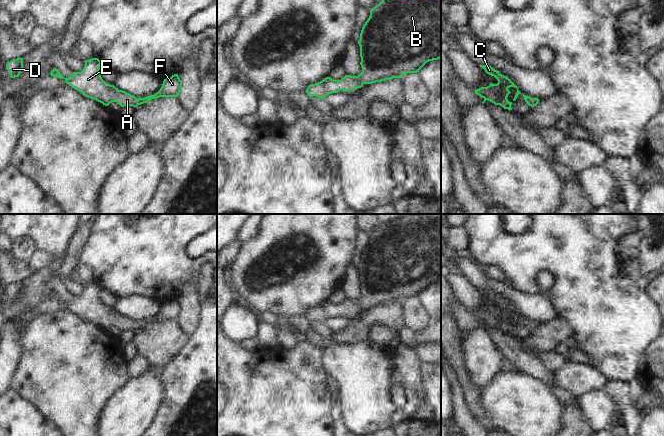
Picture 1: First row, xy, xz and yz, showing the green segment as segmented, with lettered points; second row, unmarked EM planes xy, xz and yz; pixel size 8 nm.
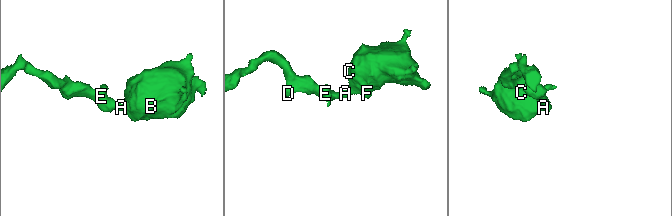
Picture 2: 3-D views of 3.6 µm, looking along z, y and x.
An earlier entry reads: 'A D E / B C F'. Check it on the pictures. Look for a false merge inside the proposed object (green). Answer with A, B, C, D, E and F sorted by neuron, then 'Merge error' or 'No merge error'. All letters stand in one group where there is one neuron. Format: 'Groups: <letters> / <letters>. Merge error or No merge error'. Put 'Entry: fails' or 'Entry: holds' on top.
Entry: fails
Groups: A B C D E F. No merge error

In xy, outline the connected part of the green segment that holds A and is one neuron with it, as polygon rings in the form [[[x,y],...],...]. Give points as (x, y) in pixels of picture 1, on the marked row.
[[[92,58],[85,61],[85,67],[81,72],[73,72],[73,75],[68,78],[64,78],[56,68],[53,68],[50,75],[65,79],[66,84],[105,106],[117,102],[121,107],[137,107],[159,97],[177,97],[182,88],[182,81],[178,74],[174,74],[164,79],[162,87],[156,94],[137,99],[135,96],[119,90],[114,85],[106,83],[99,72],[100,64],[101,61],[98,58]]]

